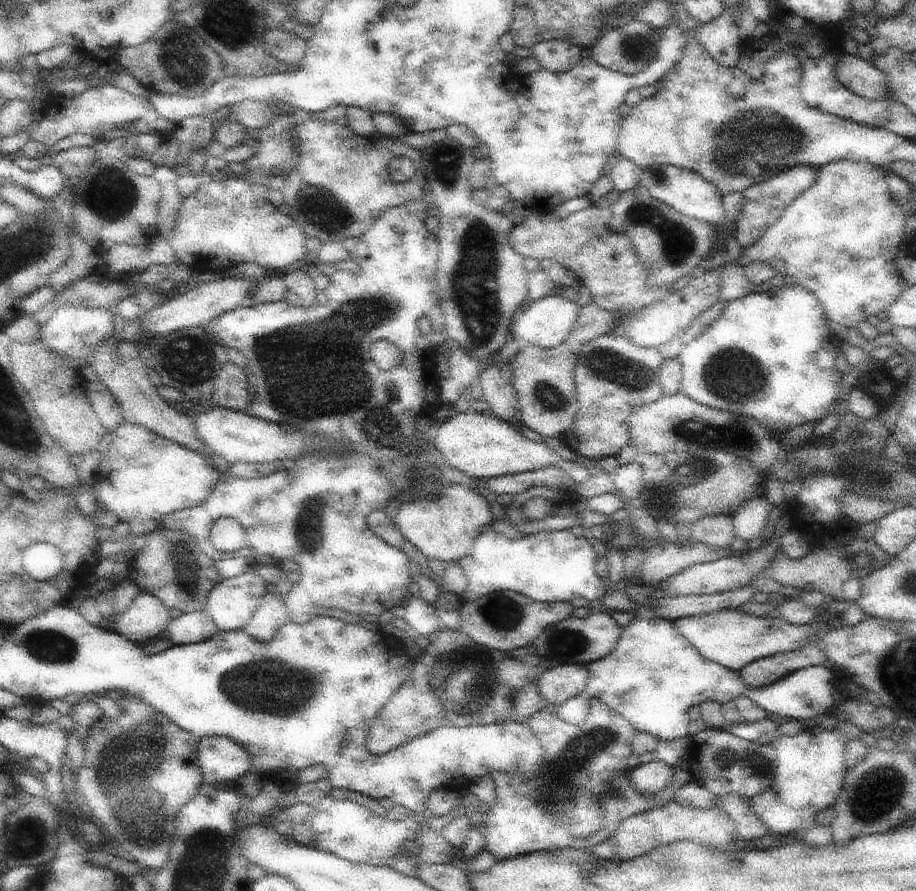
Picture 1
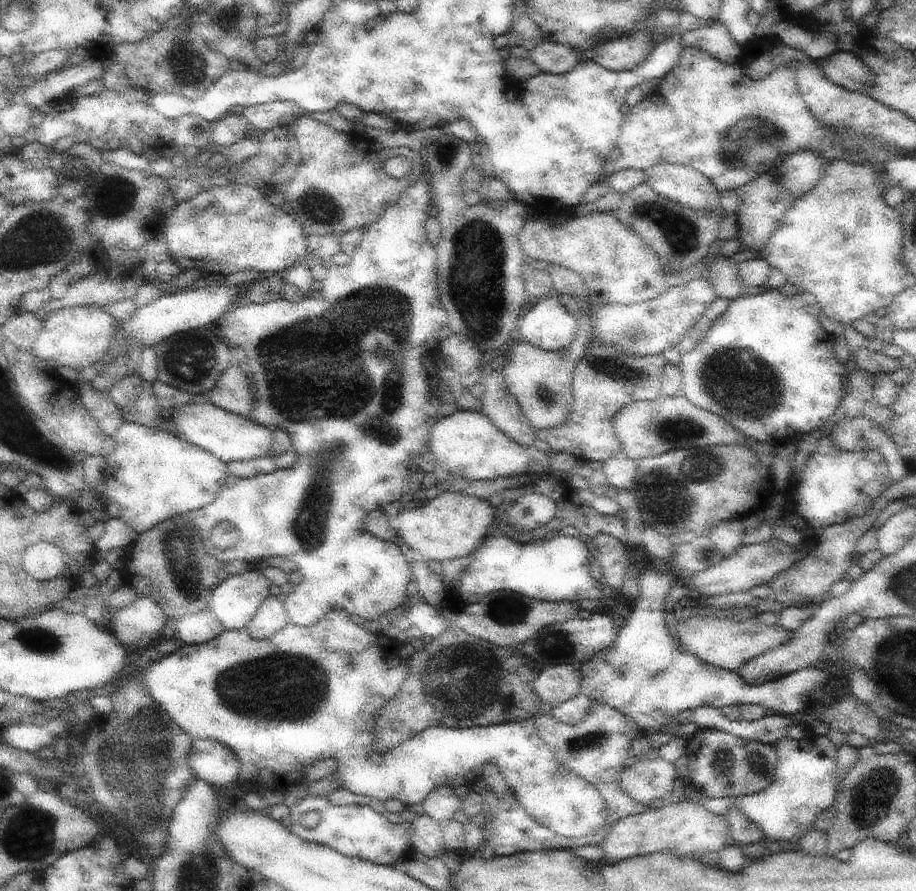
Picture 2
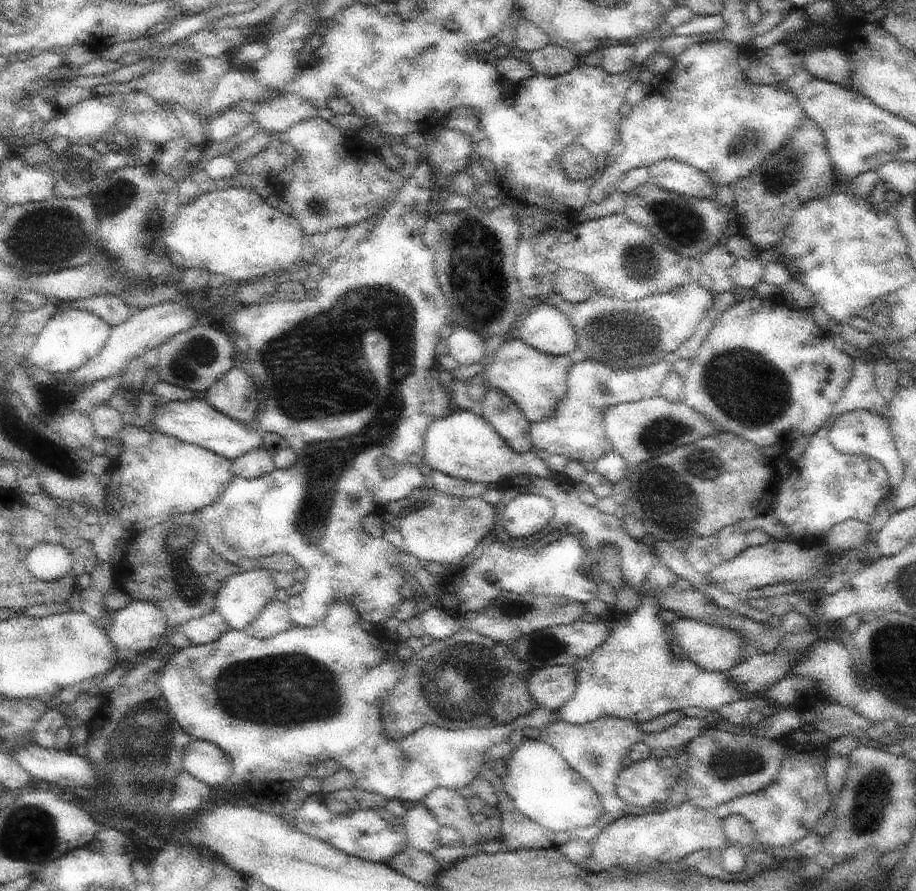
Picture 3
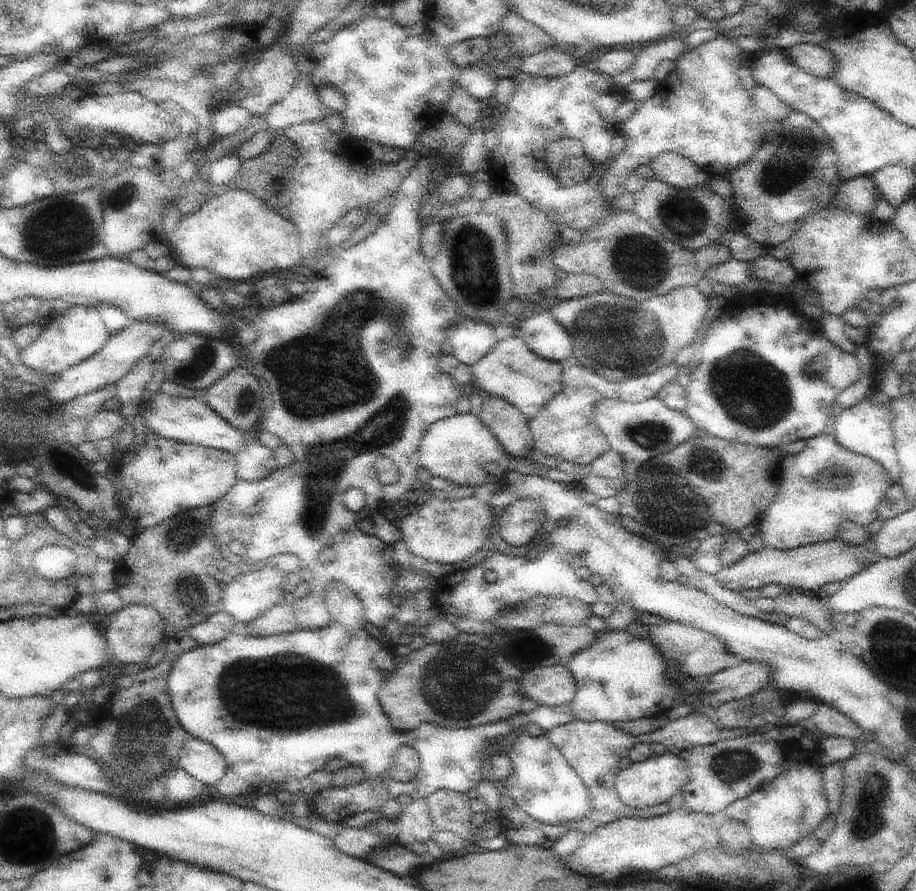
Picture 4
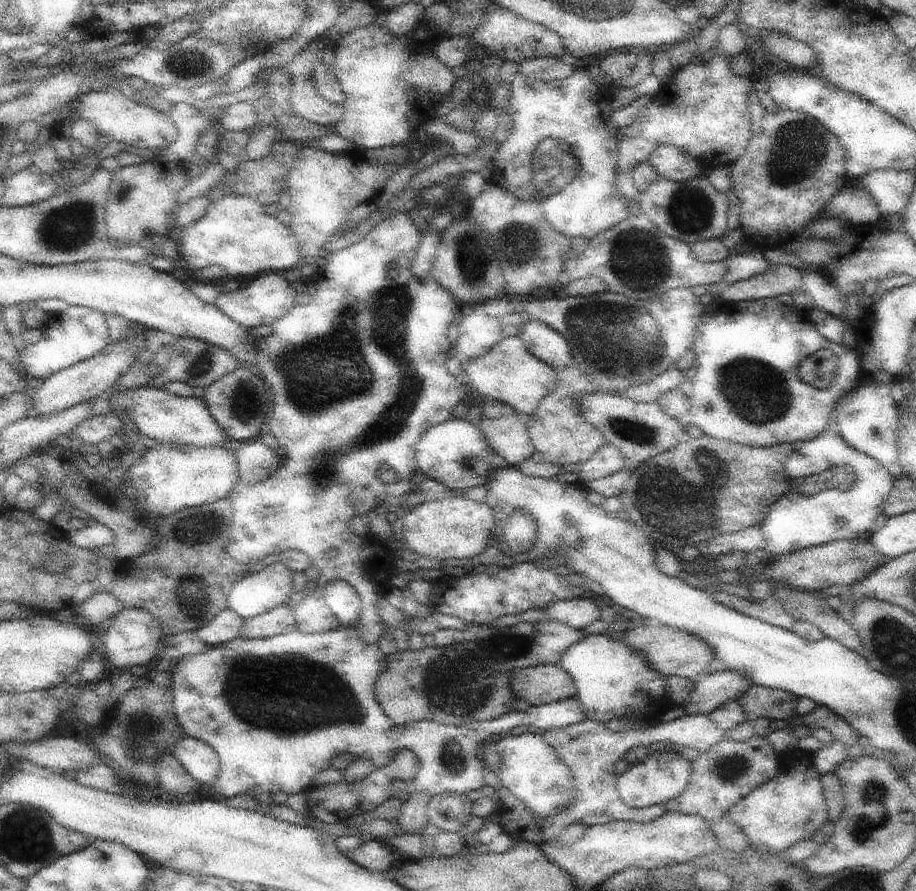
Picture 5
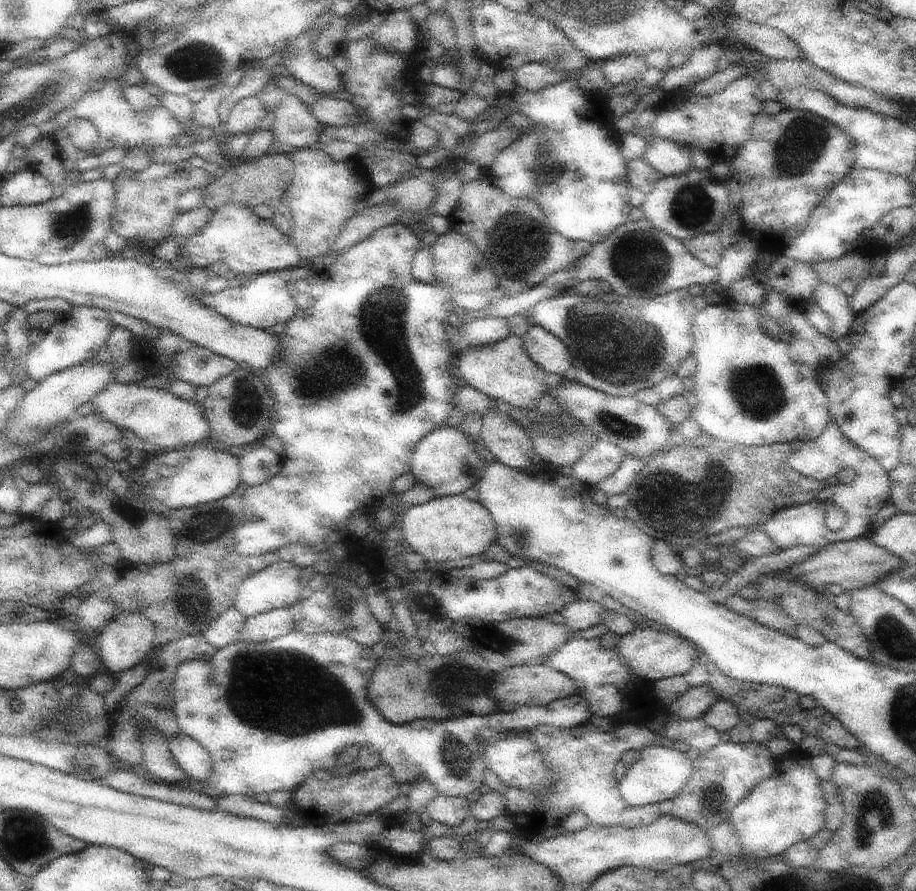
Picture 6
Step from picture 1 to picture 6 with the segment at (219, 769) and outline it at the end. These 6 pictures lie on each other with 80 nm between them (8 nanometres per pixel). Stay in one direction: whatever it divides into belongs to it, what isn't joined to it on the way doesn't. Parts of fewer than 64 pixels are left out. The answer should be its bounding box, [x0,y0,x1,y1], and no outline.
[169,731,211,780]

